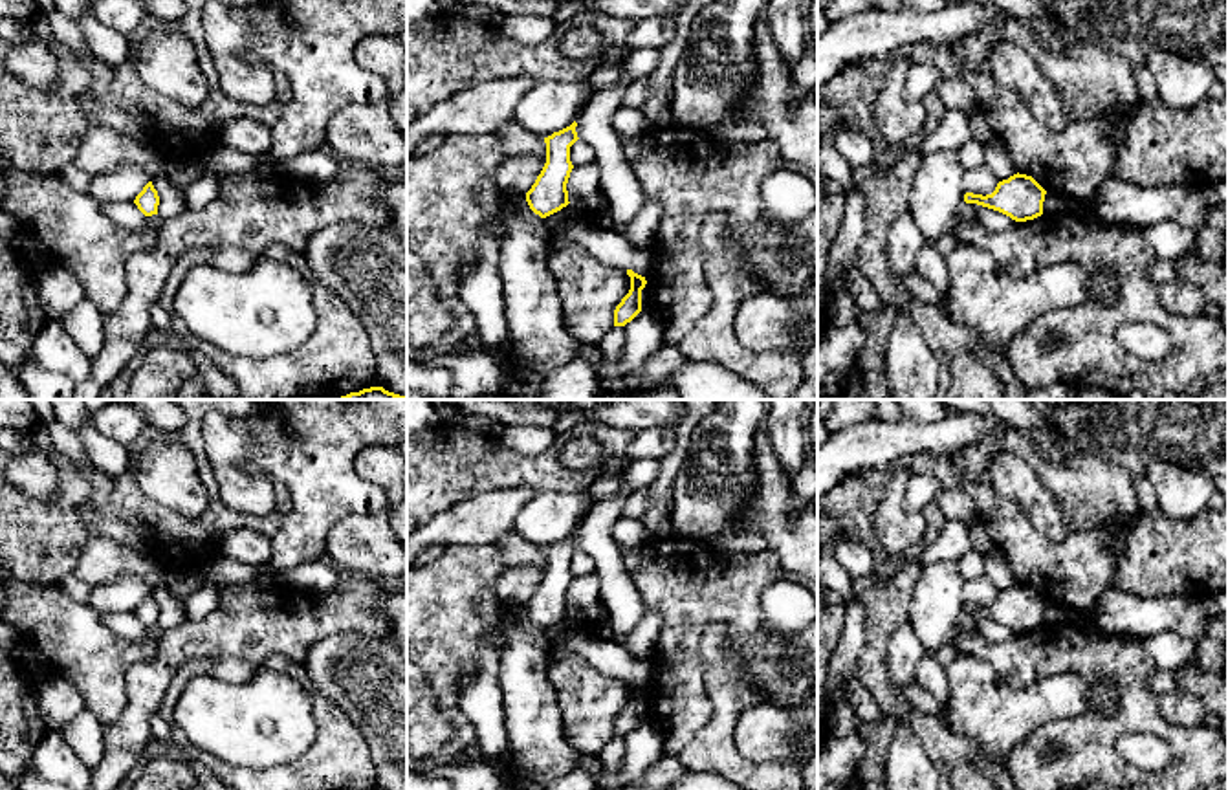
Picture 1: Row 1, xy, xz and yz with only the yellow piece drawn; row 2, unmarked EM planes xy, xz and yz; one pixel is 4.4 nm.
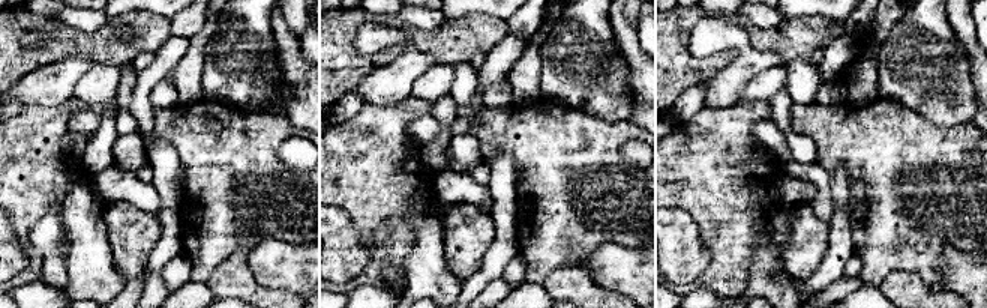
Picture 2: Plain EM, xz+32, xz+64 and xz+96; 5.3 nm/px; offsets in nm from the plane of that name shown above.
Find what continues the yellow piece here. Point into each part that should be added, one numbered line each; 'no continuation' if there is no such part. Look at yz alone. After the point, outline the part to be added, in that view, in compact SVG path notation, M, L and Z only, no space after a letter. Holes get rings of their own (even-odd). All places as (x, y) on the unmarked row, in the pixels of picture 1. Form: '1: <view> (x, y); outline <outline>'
no continuation

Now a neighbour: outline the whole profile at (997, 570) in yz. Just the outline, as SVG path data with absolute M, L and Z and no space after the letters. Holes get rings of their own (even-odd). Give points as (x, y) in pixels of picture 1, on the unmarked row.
M995 544L984 554L984 576L999 592L1017 585L1004 552Z

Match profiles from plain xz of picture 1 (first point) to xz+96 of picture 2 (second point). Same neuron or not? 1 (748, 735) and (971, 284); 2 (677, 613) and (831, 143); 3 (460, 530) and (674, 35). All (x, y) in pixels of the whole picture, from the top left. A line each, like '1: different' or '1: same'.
1: same
2: same
3: different

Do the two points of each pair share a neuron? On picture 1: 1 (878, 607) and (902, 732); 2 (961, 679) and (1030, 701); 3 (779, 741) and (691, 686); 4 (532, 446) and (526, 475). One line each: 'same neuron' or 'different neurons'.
1: same neuron
2: same neuron
3: different neurons
4: different neurons

